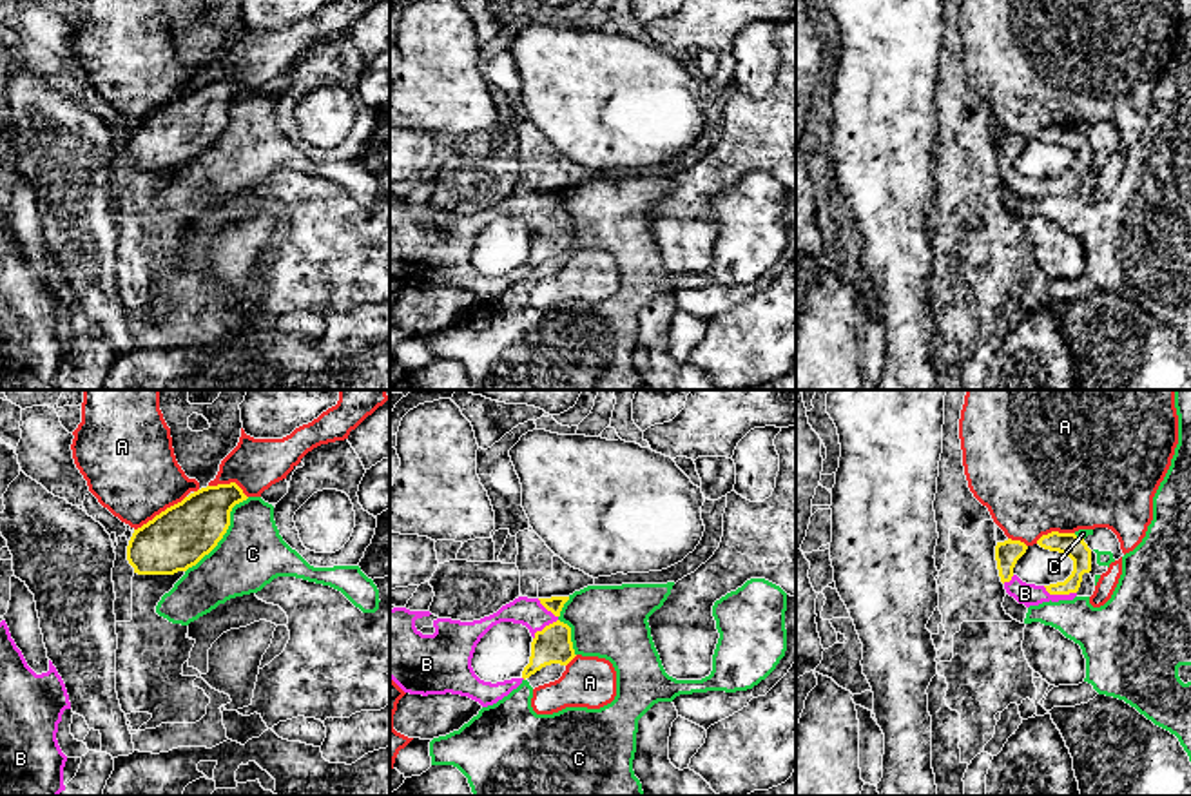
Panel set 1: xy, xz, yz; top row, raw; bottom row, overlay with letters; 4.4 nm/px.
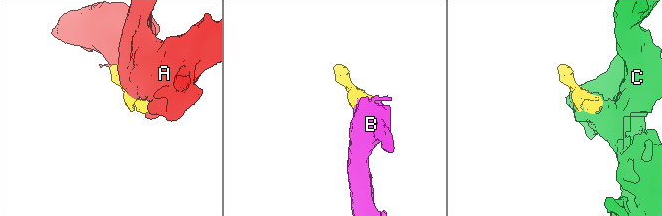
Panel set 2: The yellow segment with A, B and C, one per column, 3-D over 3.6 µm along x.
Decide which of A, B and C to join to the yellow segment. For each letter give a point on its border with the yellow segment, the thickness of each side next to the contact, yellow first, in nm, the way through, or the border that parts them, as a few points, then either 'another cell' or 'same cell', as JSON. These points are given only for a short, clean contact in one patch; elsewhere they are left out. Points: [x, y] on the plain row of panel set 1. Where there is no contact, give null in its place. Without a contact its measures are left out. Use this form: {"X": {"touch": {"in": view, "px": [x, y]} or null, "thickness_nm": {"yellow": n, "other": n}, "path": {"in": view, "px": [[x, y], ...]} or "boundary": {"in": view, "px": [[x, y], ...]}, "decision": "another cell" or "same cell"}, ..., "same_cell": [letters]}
{"A": {"touch": {"in": "xy", "px": [162, 106]}, "thickness_nm": {"yellow": 280, "other": 400}, "decision": "another cell"}, "B": {"touch": {"in": "xz", "px": [553, 216]}, "thickness_nm": {"yellow": 160, "other": 130}, "decision": "same cell"}, "C": {"touch": {"in": "xy", "px": [225, 126]}, "thickness_nm": {"yellow": 280, "other": 300}, "decision": "another cell"}, "same_cell": ["B"]}

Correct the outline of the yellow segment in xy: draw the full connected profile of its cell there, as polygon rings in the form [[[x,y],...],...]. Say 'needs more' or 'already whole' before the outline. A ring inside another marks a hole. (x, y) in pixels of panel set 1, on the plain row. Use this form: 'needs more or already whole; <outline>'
already whole; [[[236,78],[201,82],[134,123],[127,154],[138,169],[174,169],[196,160],[223,132],[230,105],[248,91]]]

